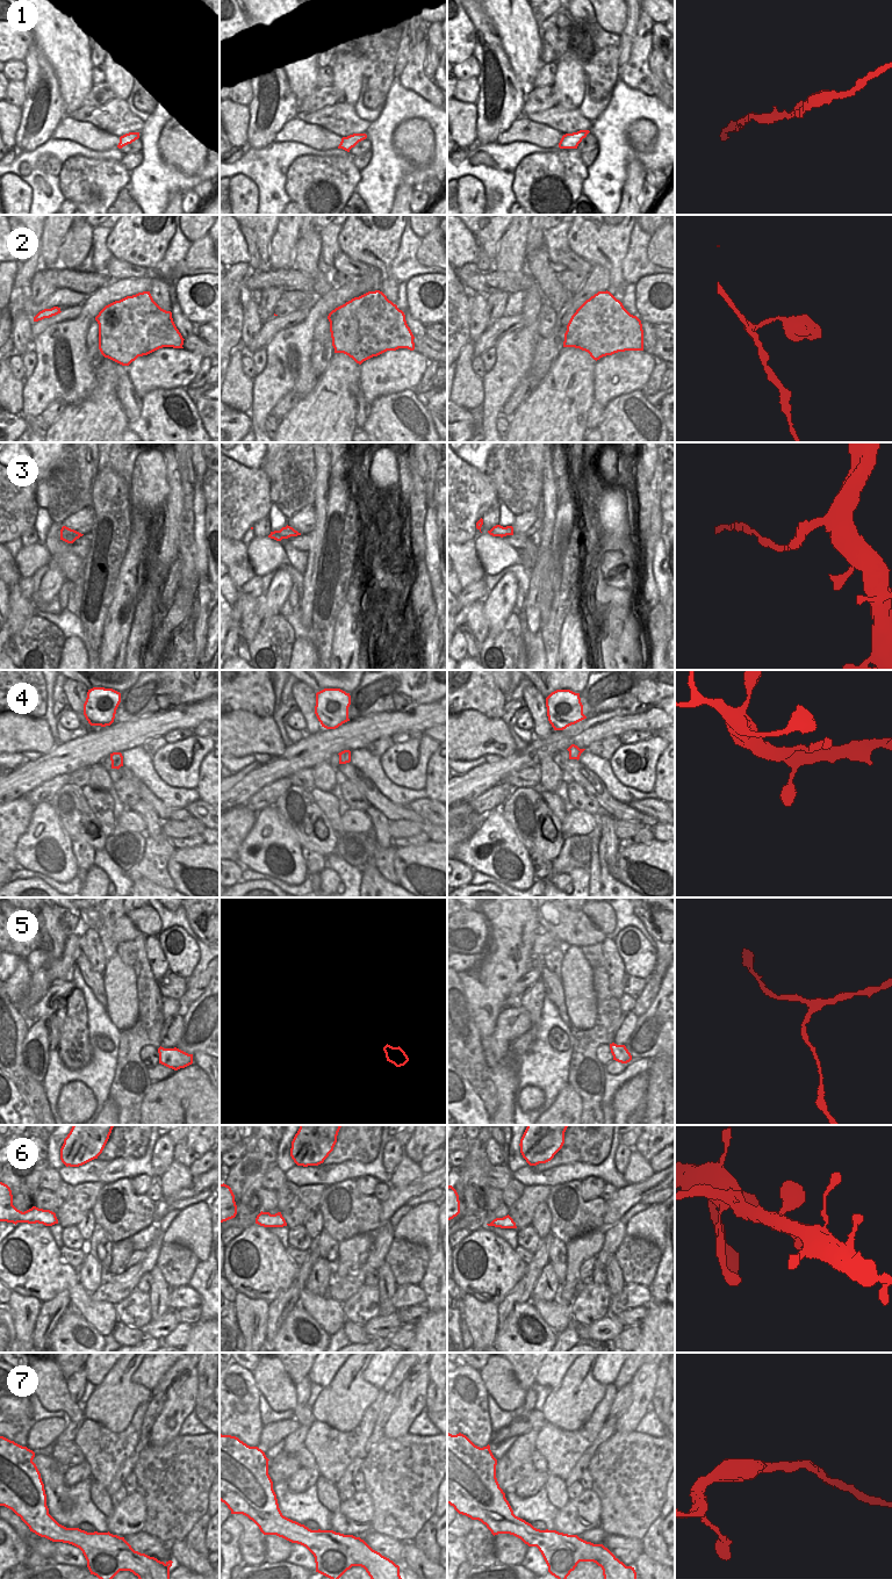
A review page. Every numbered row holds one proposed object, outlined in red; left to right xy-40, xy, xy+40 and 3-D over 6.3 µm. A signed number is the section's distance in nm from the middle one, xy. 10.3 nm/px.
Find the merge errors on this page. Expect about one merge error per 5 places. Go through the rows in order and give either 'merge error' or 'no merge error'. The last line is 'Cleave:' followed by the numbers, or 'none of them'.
1: no merge error
2: merge error
3: merge error
4: no merge error
5: no merge error
6: no merge error
7: no merge error
Cleave: 2, 3

